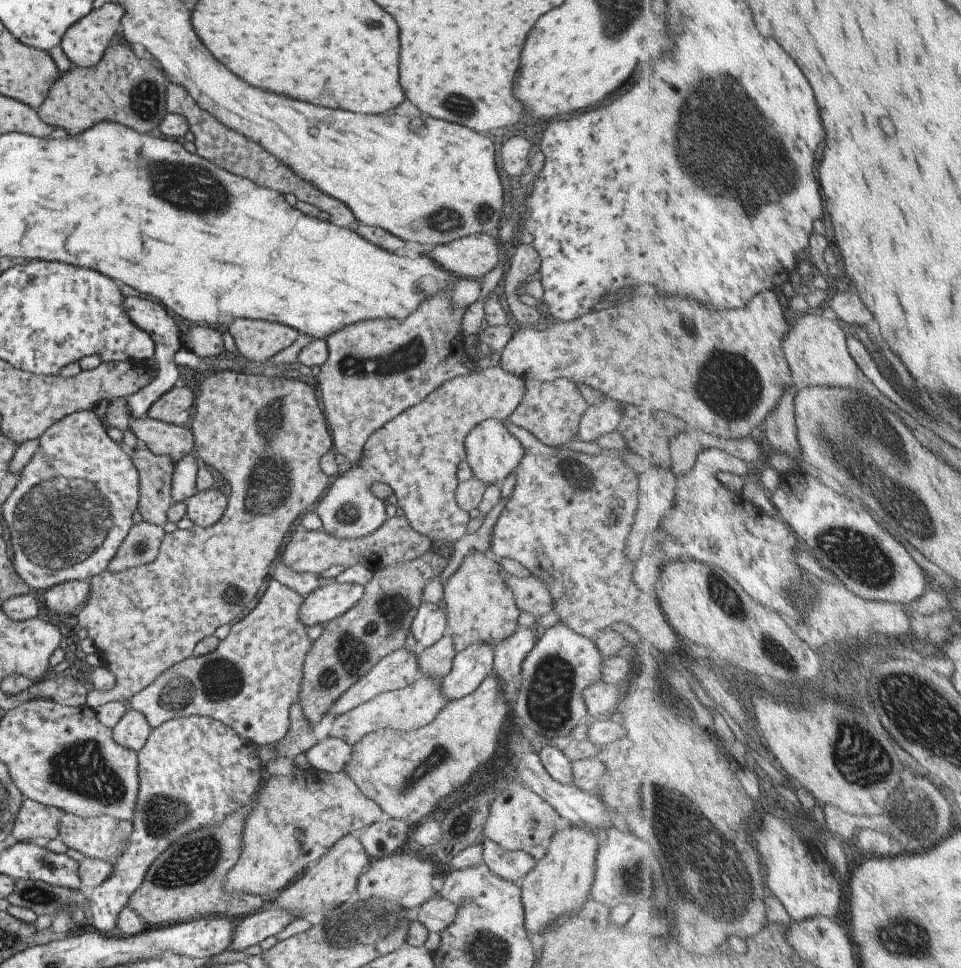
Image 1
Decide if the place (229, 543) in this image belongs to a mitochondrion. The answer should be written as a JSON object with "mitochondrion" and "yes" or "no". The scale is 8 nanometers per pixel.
{"mitochondrion":"no"}

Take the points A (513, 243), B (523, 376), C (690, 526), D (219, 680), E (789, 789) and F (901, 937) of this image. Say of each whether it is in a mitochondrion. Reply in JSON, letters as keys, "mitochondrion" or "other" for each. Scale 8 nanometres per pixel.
{"A":"other","B":"other","C":"other","D":"mitochondrion","E":"mitochondrion","F":"mitochondrion"}

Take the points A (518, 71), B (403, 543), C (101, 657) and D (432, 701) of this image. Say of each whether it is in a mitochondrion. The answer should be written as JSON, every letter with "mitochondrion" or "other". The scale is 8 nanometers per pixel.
{"A":"other","B":"other","C":"other","D":"other"}

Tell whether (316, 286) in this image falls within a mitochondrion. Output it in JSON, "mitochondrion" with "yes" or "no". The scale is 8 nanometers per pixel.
{"mitochondrion":"no"}

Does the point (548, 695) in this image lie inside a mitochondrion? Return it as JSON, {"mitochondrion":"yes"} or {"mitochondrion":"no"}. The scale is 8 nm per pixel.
{"mitochondrion":"yes"}

